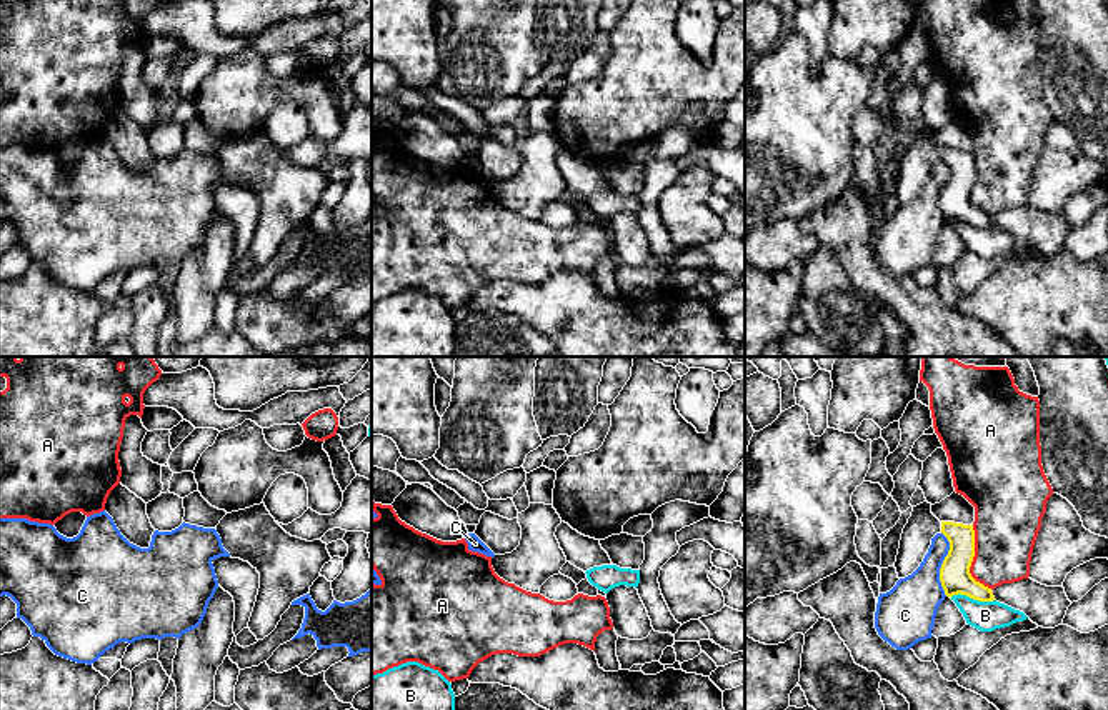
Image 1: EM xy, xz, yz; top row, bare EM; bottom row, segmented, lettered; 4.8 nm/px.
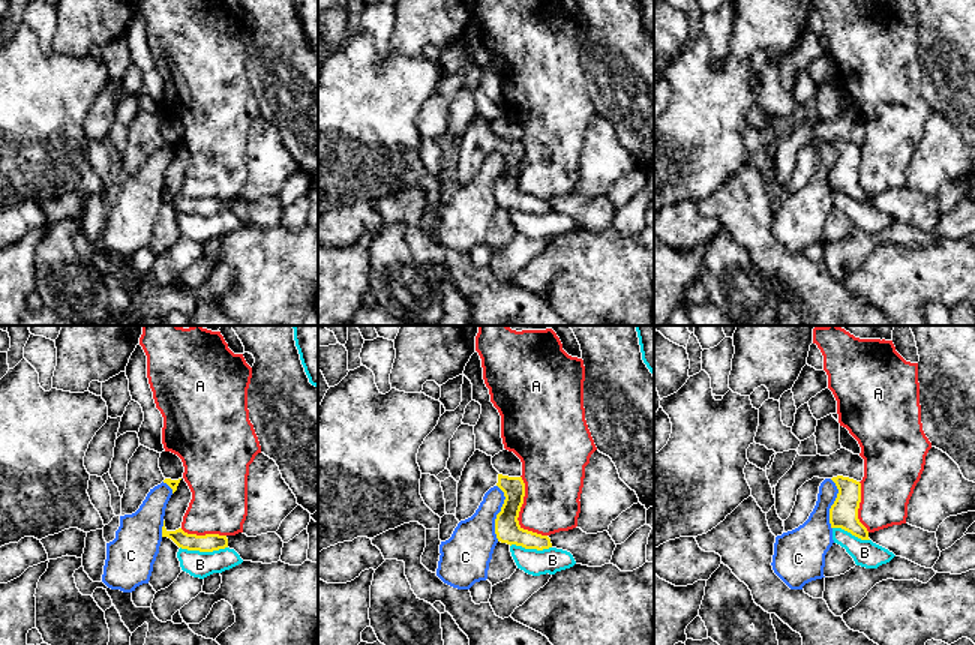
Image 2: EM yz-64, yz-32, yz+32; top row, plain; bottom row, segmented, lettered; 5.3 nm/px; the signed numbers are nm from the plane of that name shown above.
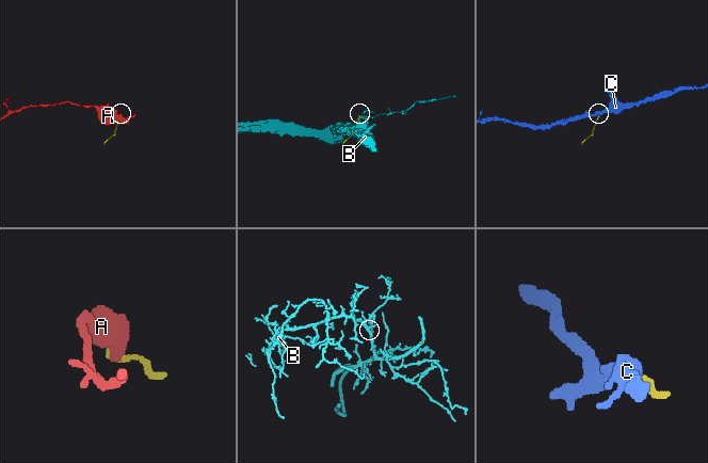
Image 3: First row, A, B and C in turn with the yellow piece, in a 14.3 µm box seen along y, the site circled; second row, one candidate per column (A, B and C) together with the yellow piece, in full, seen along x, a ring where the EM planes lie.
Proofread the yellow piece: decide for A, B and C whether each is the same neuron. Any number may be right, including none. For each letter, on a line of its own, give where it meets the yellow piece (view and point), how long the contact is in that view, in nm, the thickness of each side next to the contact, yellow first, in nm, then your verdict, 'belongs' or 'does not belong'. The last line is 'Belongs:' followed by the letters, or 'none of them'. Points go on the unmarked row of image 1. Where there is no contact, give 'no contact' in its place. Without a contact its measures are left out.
A: yz (972, 187) | 320 nm | 150/320 nm | does not belong
B: yz (972, 224) | 220 nm | 150/140 nm | does not belong
C: yz (942, 190) | 320 nm | 150/240 nm | does not belong
Belongs: none of them

